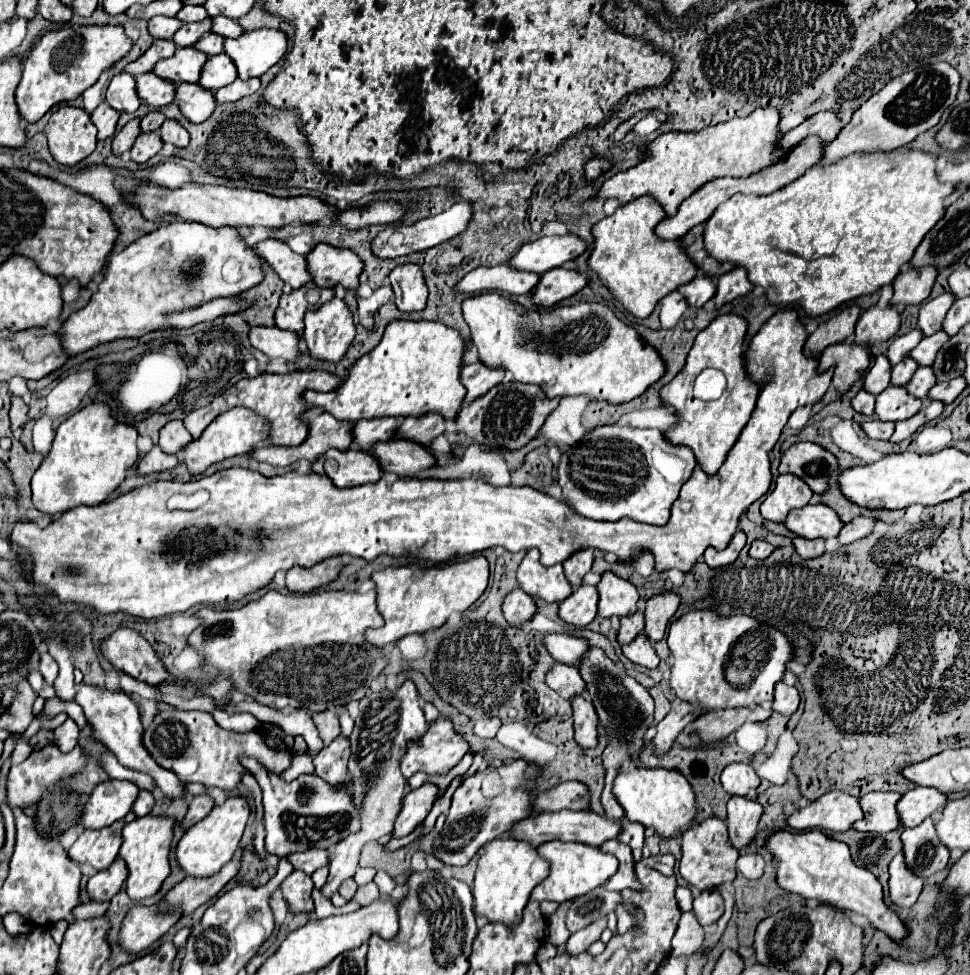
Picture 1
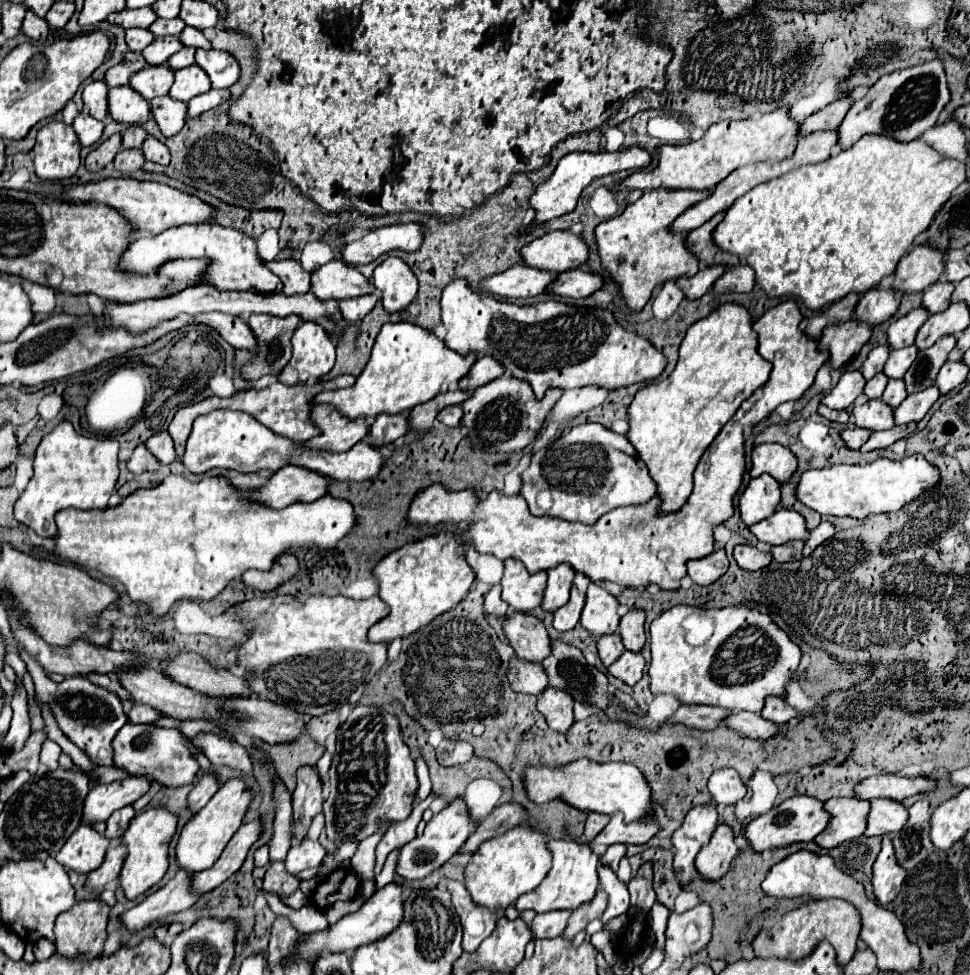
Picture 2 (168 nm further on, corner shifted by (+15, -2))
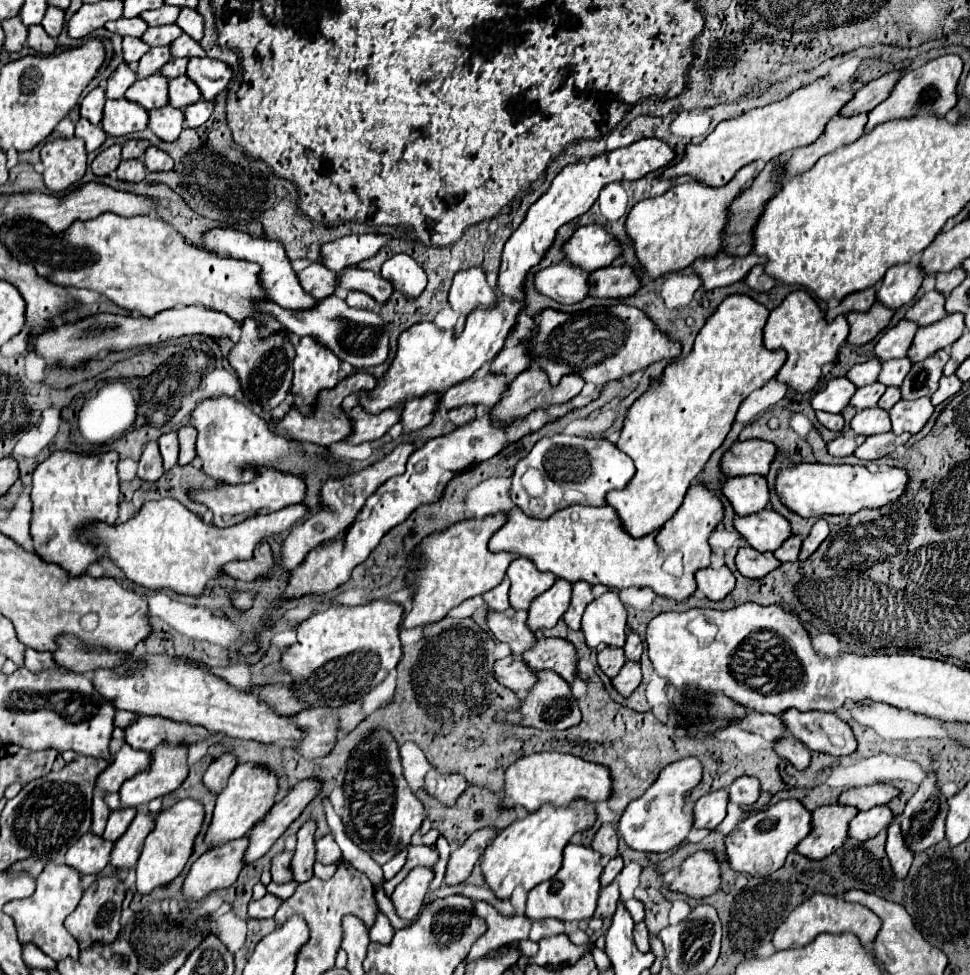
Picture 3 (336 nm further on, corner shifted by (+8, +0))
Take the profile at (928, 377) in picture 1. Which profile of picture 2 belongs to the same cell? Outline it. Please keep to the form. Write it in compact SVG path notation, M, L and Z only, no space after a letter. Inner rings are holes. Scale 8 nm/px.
M888 380L888 386L886 386L886 390L884 390L882 400L884 400L888 406L896 408L896 406L900 406L900 402L902 402L906 396L908 396L908 394L906 394L906 390L904 390L904 380Z

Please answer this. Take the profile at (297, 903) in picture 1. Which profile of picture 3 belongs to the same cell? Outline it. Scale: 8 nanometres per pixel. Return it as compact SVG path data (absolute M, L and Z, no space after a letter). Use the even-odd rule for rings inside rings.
M281 852L273 858L271 862L271 874L273 874L273 882L291 882L291 858L293 852Z

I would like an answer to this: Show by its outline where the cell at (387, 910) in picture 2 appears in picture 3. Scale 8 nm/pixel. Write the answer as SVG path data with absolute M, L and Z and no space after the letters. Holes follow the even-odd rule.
M419 866L419 868L411 870L407 874L407 878L395 888L395 892L391 894L391 902L393 902L399 918L413 920L419 914L431 880L433 880L433 870Z

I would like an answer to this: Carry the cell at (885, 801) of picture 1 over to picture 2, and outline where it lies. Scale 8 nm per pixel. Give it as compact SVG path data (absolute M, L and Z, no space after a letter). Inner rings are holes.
M832 798L824 802L824 810L830 814L830 822L826 830L814 838L814 842L820 848L836 848L846 840L862 836L868 806L870 802L860 802L856 798Z

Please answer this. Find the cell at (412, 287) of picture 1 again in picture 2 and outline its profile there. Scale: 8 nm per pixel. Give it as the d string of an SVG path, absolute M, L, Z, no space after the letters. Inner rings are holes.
M388 256L374 270L374 286L382 292L382 304L388 312L404 310L418 292L414 272L398 256Z

